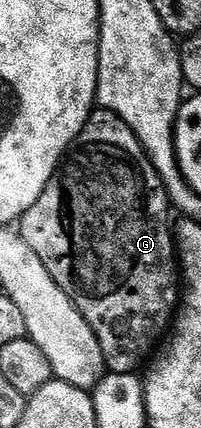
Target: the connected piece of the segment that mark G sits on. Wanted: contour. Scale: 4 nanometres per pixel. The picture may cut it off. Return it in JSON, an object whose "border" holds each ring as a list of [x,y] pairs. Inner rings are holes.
{"border":[[[97,108],[87,124],[87,133],[82,135],[82,143],[74,147],[72,155],[64,155],[64,160],[60,162],[56,174],[51,177],[46,191],[42,191],[34,207],[30,207],[30,211],[26,211],[19,222],[19,232],[24,234],[30,247],[42,259],[46,271],[50,271],[60,290],[71,298],[73,304],[80,309],[82,316],[92,325],[97,339],[100,340],[107,368],[111,372],[132,373],[139,370],[139,365],[143,366],[153,356],[157,345],[152,342],[152,337],[156,338],[156,333],[162,333],[160,325],[170,325],[182,300],[182,269],[172,269],[170,256],[172,246],[169,244],[168,232],[173,226],[168,221],[168,209],[170,210],[168,188],[165,187],[163,179],[158,175],[154,163],[134,135],[134,131],[120,118],[119,114],[112,113],[109,109]],[[148,297],[160,297],[160,301],[156,301],[156,305],[148,305]]]}

